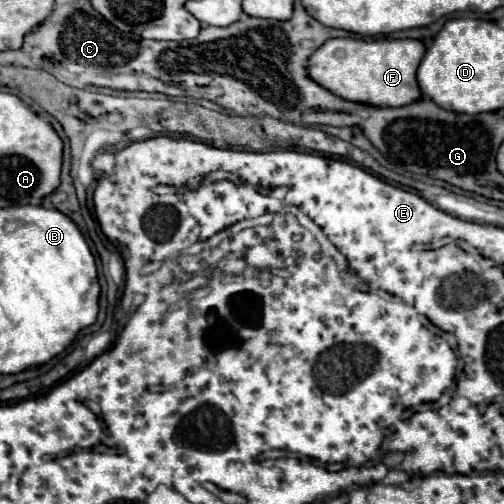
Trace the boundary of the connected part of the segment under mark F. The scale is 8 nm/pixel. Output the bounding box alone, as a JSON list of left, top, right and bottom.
[309,37,425,107]

